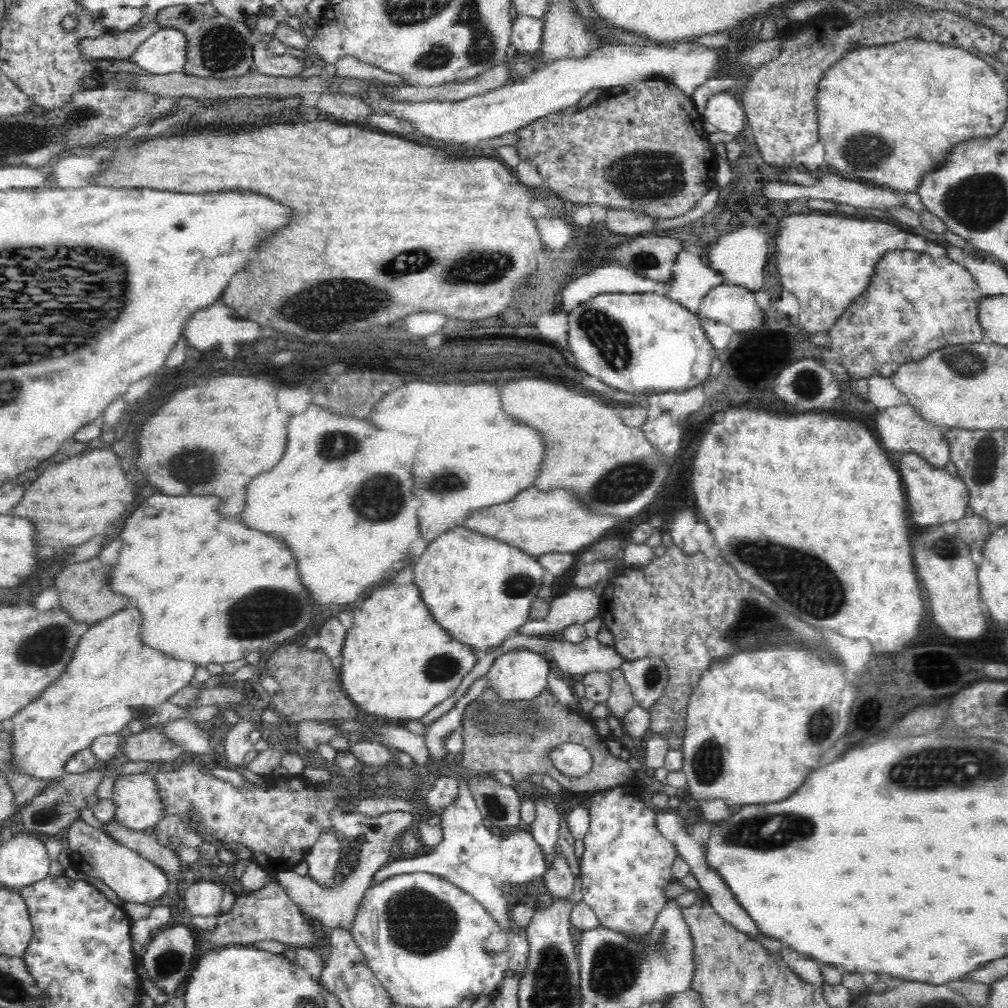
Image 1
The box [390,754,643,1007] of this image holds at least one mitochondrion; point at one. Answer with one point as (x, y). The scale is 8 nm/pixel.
(490, 803)

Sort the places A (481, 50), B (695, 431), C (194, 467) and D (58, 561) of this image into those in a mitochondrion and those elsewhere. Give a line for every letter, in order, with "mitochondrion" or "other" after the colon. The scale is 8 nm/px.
A: mitochondrion
B: other
C: mitochondrion
D: other

